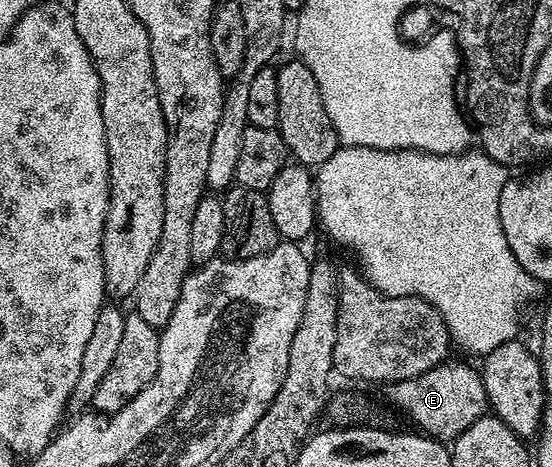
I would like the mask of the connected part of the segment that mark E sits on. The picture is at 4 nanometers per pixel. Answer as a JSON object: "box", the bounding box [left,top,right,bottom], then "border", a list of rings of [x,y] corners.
{"box":[385,359,488,443],"border":[[[447,359],[418,377],[385,386],[386,397],[411,421],[415,430],[443,443],[453,443],[476,419],[487,416],[488,402],[482,374],[462,361]]]}

